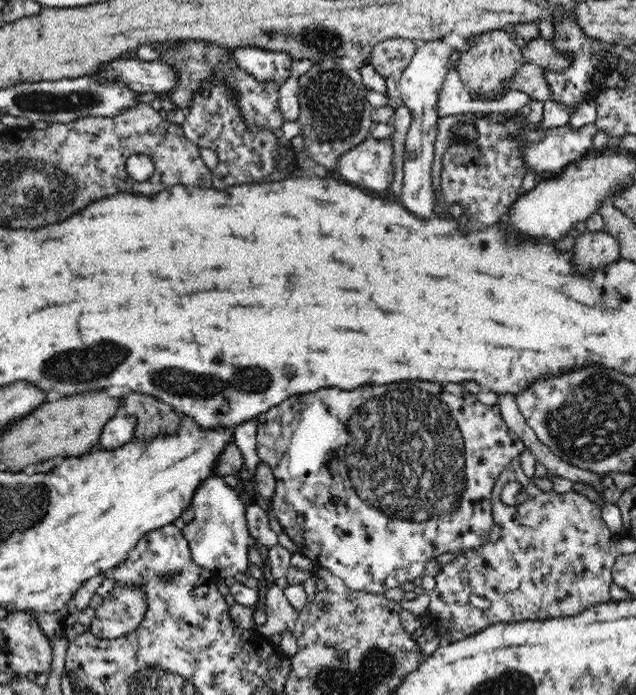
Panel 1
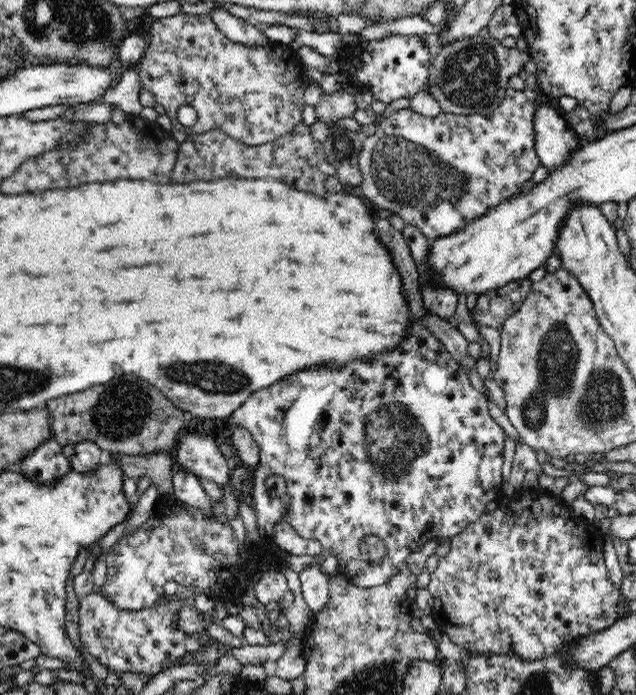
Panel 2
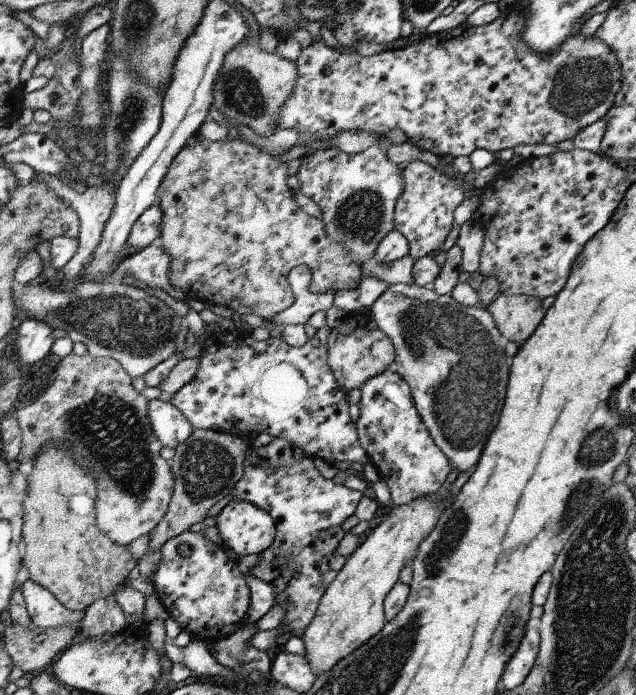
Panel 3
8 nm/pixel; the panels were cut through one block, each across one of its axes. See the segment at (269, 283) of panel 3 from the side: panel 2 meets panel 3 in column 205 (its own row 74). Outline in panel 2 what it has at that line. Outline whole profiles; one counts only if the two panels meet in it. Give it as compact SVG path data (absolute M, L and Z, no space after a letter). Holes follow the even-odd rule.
M182 11L179 14L176 14L176 16L156 20L152 26L152 30L150 30L150 37L150 44L148 44L144 57L140 60L136 69L139 71L142 87L154 95L155 102L164 106L166 114L173 124L173 129L180 130L188 136L202 134L214 129L220 129L228 134L228 136L235 138L245 145L258 146L267 142L272 142L279 136L292 132L292 129L302 122L301 116L304 107L306 106L303 95L307 86L302 64L300 64L301 60L298 57L297 52L295 52L288 45L270 41L263 46L248 47L242 44L234 43L217 28L216 24L212 21L211 16L190 16L190 14L185 14ZM188 104L196 110L197 120L194 125L185 127L178 121L176 111L180 108L180 106L188 106Z

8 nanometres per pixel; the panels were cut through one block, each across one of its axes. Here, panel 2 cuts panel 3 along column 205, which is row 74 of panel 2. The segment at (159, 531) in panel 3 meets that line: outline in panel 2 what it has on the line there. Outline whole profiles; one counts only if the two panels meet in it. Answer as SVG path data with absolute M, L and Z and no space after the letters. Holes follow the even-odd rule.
M474 36L465 38L452 44L444 46L438 52L432 53L429 68L429 91L434 100L438 102L441 112L450 114L464 114L469 116L490 116L495 108L502 104L508 91L508 83L513 76L524 68L524 64L531 61L529 54L516 48L503 46L500 41L492 37L483 38Z

